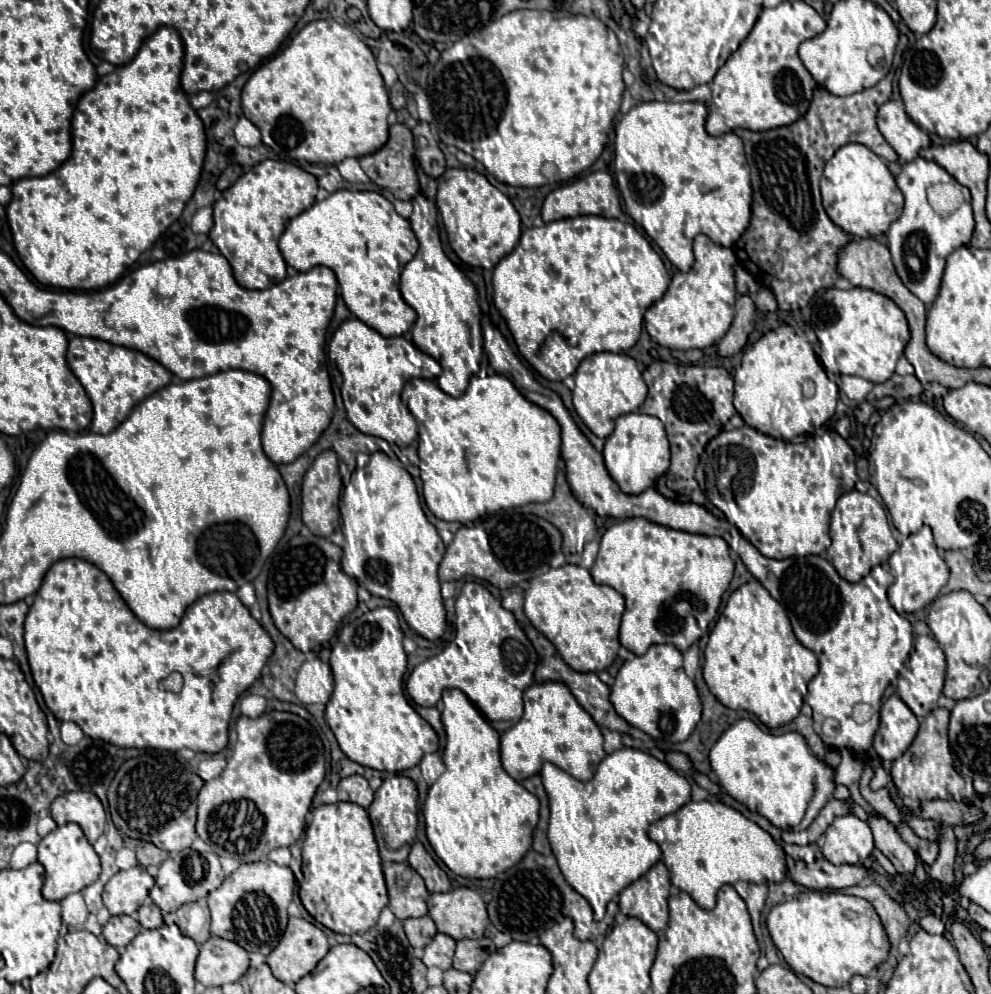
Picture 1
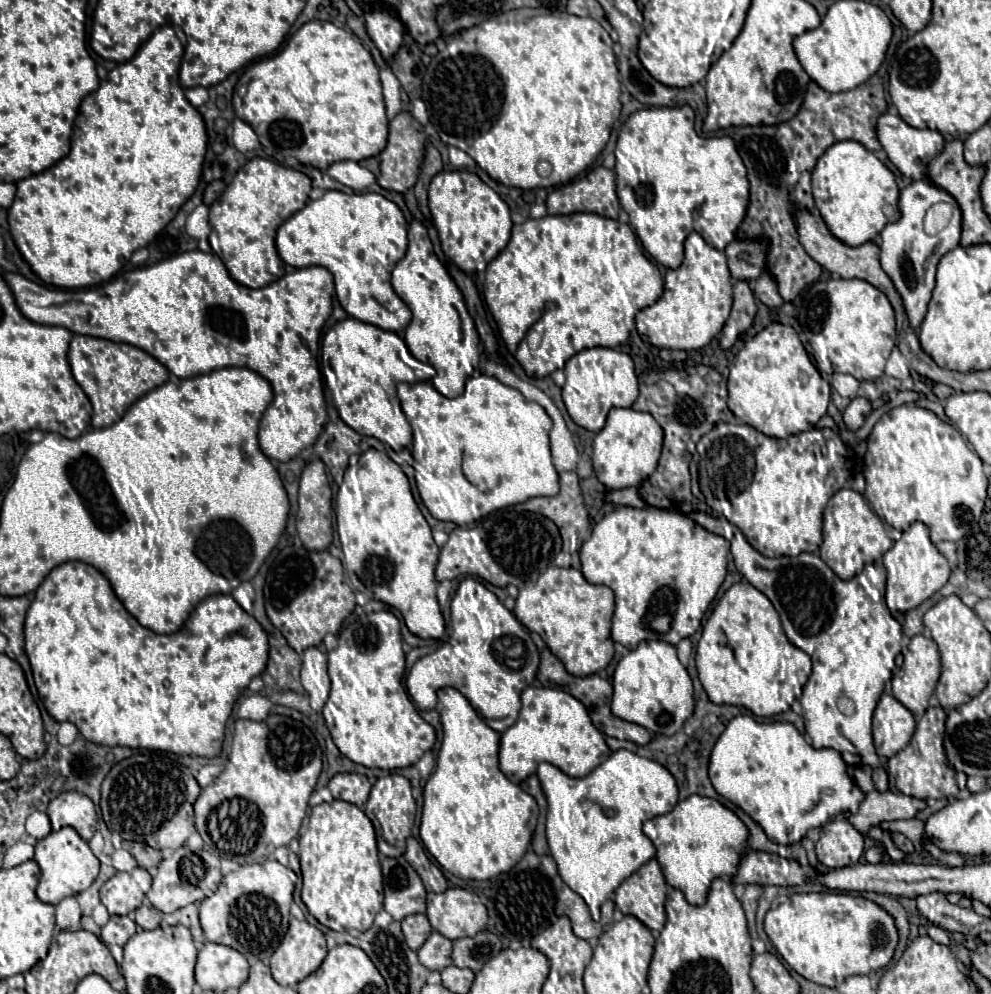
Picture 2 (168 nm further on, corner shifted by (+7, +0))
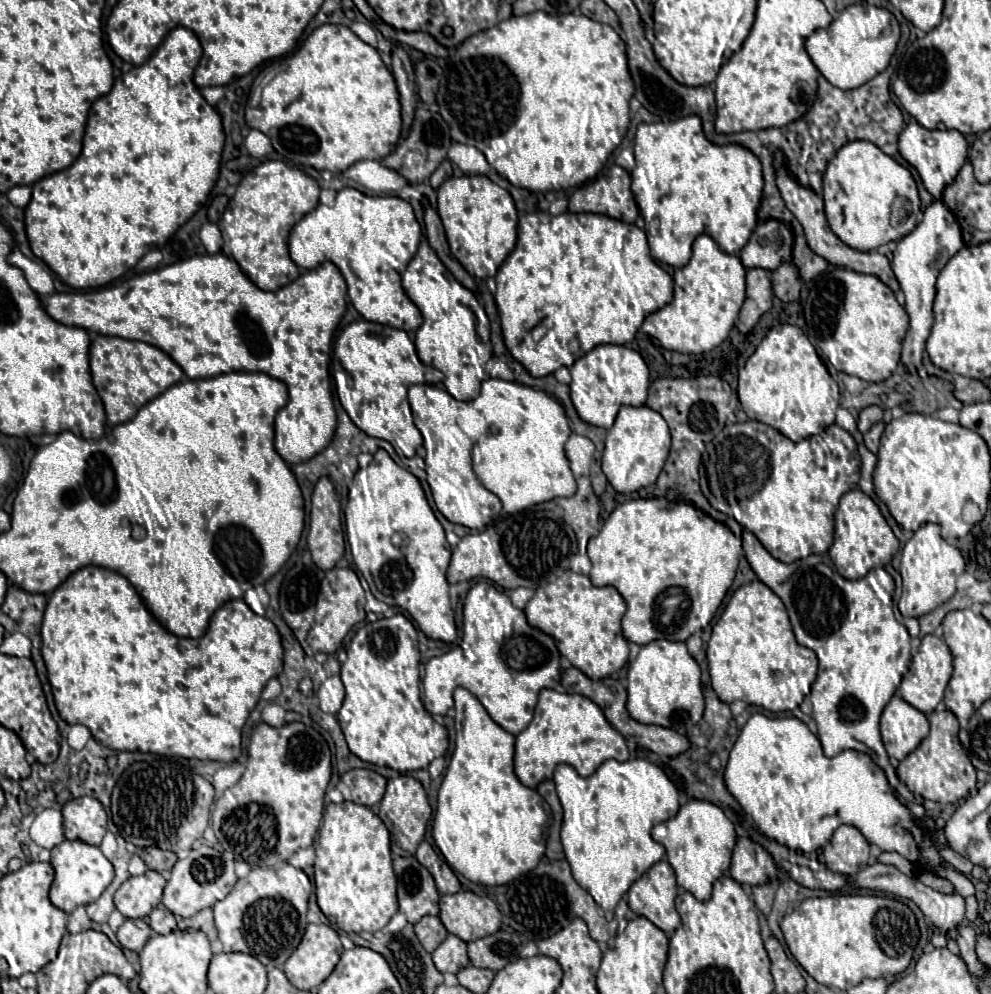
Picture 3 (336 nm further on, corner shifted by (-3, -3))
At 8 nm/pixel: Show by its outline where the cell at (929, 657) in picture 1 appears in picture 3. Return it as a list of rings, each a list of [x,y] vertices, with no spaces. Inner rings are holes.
[[[924,636],[922,644],[914,656],[912,670],[902,678],[898,692],[908,704],[912,704],[914,708],[918,708],[924,714],[930,714],[942,702],[950,676],[952,676],[952,656],[950,656],[946,642],[936,636]]]

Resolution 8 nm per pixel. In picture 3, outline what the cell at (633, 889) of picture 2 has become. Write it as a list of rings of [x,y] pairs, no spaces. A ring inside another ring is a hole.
[[[656,862],[640,880],[628,890],[628,906],[632,912],[646,916],[654,926],[666,932],[670,938],[680,924],[680,916],[674,908],[678,886],[674,870],[668,862]]]

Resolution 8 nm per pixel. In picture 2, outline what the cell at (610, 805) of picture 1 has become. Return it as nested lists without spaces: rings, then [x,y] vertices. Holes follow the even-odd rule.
[[[626,749],[612,753],[602,765],[598,765],[592,773],[588,773],[582,779],[574,779],[550,763],[540,763],[538,779],[548,799],[546,837],[550,853],[558,863],[558,873],[564,879],[564,883],[586,901],[592,919],[600,921],[602,903],[616,891],[616,887],[624,879],[628,879],[636,869],[640,869],[640,865],[644,865],[656,855],[652,841],[642,833],[642,825],[644,821],[674,809],[674,805],[678,803],[676,781],[672,773],[668,773],[668,769],[664,769],[660,763],[640,757]]]

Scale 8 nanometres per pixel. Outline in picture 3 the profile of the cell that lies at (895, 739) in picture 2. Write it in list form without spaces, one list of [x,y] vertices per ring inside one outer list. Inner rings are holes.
[[[894,696],[886,704],[880,718],[882,742],[888,756],[894,756],[896,760],[904,760],[912,750],[916,750],[928,736],[928,730],[926,716],[900,696]]]

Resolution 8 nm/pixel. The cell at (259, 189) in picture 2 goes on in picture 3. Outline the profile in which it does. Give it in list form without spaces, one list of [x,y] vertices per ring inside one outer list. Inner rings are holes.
[[[268,160],[248,172],[218,221],[223,236],[222,253],[236,260],[242,272],[260,290],[278,290],[298,278],[298,266],[288,256],[292,226],[318,206],[320,186],[302,170],[280,160]]]

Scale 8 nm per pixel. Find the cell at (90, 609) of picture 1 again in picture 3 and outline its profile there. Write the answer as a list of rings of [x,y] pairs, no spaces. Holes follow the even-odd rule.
[[[86,566],[76,570],[68,580],[64,580],[52,594],[44,612],[44,622],[42,622],[42,658],[46,662],[46,670],[48,670],[48,680],[52,684],[52,694],[54,694],[54,702],[56,708],[60,712],[60,716],[68,722],[68,724],[84,724],[86,728],[90,728],[94,740],[98,740],[100,744],[118,751],[140,751],[152,752],[165,757],[177,757],[178,762],[182,762],[186,768],[190,768],[193,772],[204,772],[209,769],[211,760],[211,777],[207,777],[212,783],[212,776],[216,770],[220,770],[223,762],[234,762],[240,756],[240,728],[244,726],[244,720],[250,716],[250,712],[254,710],[260,692],[264,688],[264,684],[278,676],[282,672],[282,644],[280,644],[280,634],[276,630],[276,626],[254,614],[246,602],[240,600],[230,600],[224,606],[220,606],[212,618],[210,618],[210,626],[206,630],[204,636],[192,640],[192,638],[178,638],[174,634],[170,634],[166,628],[162,628],[158,624],[158,620],[148,612],[148,608],[144,606],[142,598],[138,596],[138,592],[134,590],[134,586],[120,574],[100,568],[100,566]]]

